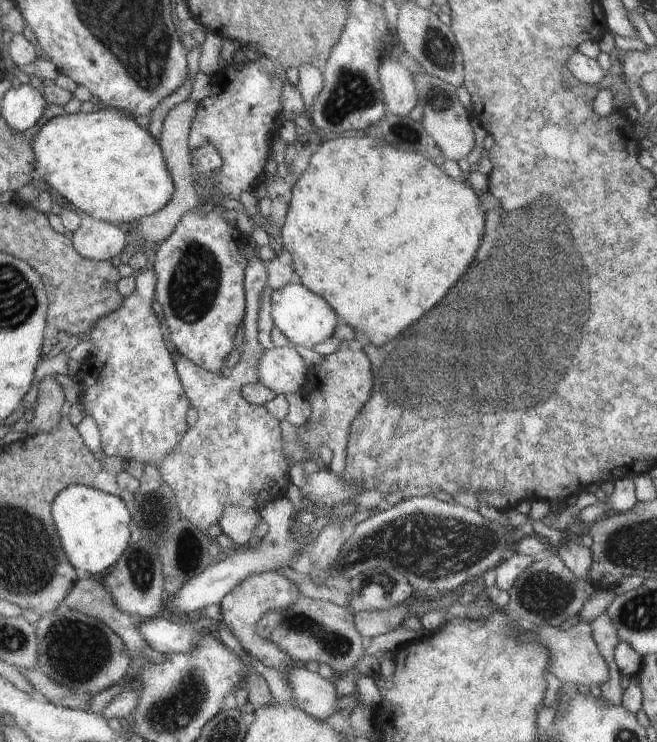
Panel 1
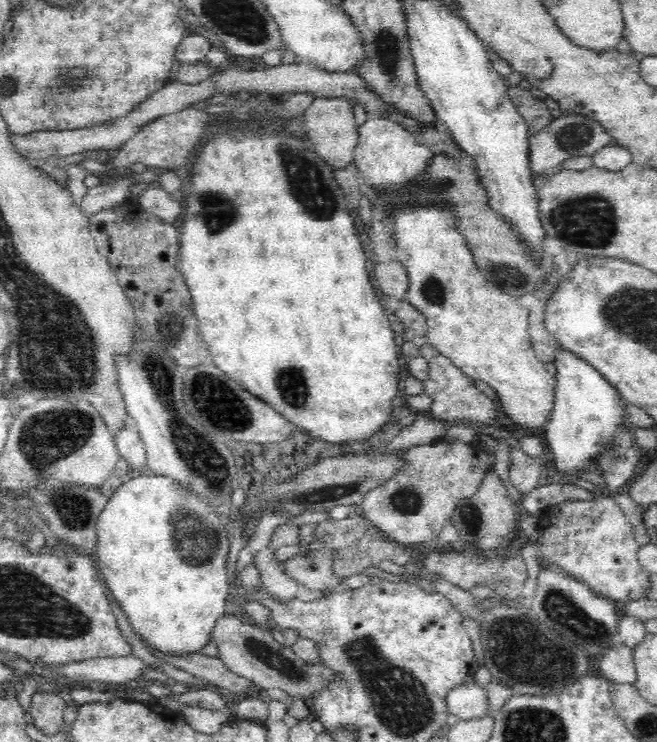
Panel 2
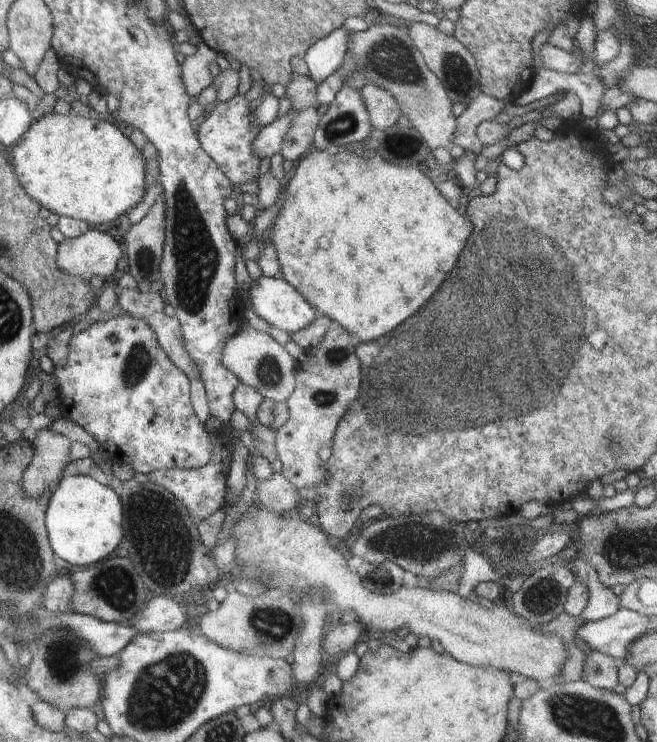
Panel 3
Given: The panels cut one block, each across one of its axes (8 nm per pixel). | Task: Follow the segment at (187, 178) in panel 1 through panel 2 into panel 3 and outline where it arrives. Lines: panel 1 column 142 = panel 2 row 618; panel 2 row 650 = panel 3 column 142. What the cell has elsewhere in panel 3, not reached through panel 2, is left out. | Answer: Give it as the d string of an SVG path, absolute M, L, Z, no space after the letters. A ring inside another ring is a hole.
M162 196L158 197L156 202L150 208L150 212L146 213L140 223L132 225L130 230L124 236L124 247L126 248L126 258L128 258L127 272L129 278L136 280L137 291L151 292L150 286L161 280L160 262L163 254L163 246L165 244L166 230L166 202Z

